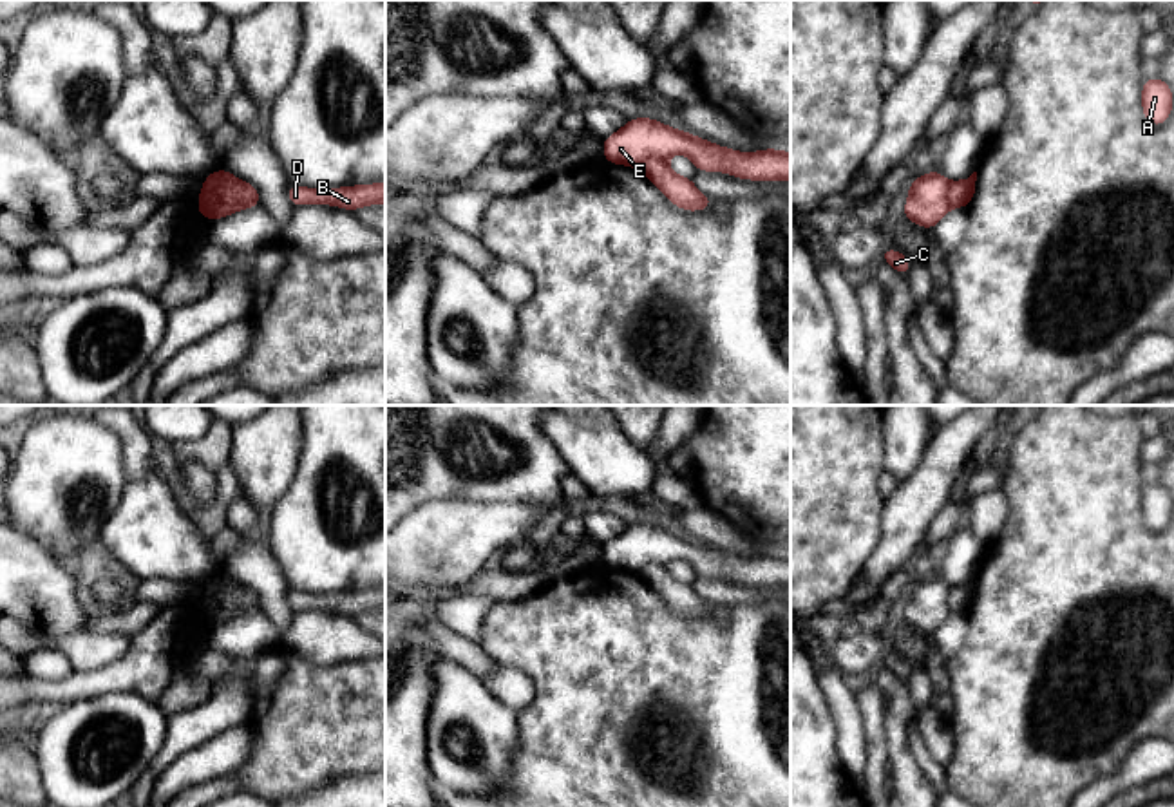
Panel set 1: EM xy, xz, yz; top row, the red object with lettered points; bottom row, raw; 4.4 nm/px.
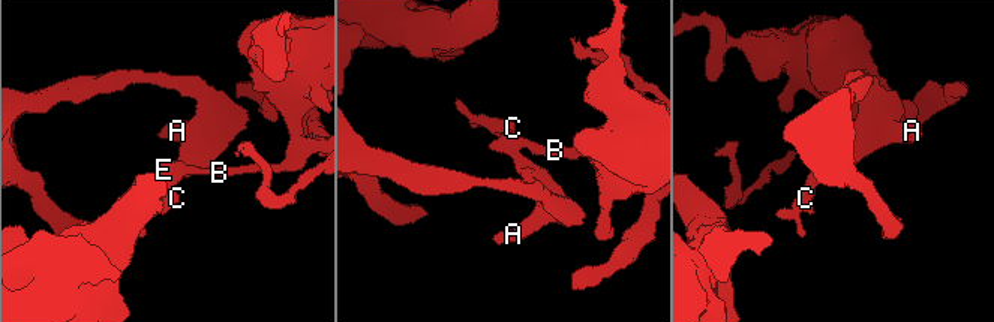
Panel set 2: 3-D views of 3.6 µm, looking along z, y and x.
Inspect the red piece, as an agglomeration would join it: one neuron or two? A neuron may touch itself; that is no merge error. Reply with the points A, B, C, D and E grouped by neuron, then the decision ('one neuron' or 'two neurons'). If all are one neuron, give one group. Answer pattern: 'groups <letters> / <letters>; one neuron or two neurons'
groups A / B C D E; two neurons

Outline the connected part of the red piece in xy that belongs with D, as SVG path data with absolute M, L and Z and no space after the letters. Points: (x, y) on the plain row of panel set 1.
M289 588L286 601L291 612L327 610L355 617L362 612L385 610L385 588L338 593L308 593Z

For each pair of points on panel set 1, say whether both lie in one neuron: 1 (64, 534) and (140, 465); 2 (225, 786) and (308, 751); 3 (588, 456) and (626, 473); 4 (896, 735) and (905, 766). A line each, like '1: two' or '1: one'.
1: two
2: two
3: one
4: one

